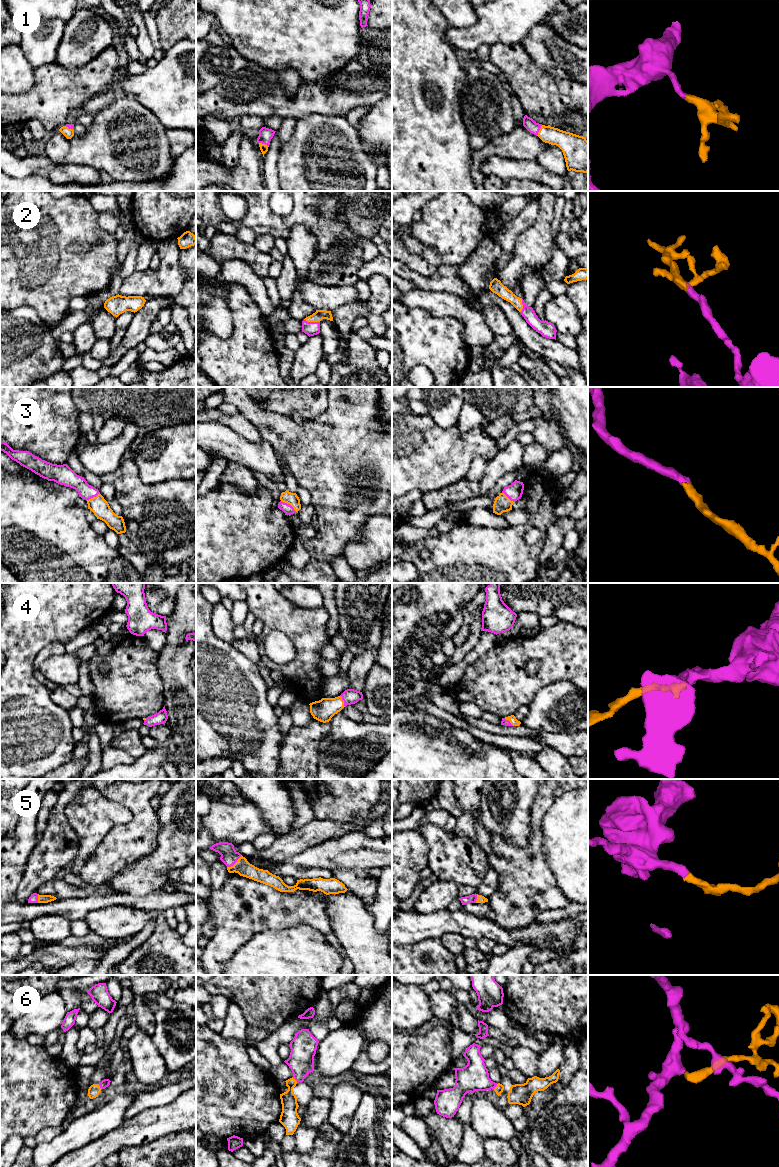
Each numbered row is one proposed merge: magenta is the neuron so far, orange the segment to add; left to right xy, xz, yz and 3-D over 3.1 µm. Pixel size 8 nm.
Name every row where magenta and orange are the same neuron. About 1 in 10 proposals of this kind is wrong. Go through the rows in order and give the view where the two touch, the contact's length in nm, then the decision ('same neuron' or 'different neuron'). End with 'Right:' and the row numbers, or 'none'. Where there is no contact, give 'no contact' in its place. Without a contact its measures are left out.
1: meets magenta in yz; contact 100 nm long; same neuron
2: meets magenta in xz; contact 130 nm long; same neuron
3: meets magenta in xz; contact 170 nm long; same neuron
4: meets magenta in xz; contact 100 nm long; same neuron
5: meets magenta in xz; contact 160 nm long; same neuron
6: meets magenta in xy; contact 50 nm long; same neuron
Right: 1, 2, 3, 4, 5, 6

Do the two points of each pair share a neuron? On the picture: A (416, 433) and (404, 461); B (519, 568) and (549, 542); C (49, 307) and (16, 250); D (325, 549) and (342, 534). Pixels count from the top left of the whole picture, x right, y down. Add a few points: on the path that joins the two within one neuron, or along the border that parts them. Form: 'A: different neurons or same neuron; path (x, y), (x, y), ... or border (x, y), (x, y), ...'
A: same neuron; path (416, 440), (404, 454)
B: different neurons; border (551, 525), (538, 557), (538, 570)
C: same neuron; path (49, 293), (47, 281), (30, 264)
D: same neuron; path (329, 545), (338, 536)

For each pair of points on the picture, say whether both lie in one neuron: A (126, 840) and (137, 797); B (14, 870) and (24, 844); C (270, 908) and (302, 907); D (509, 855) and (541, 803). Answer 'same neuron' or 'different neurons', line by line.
A: same neuron
B: same neuron
C: same neuron
D: same neuron

